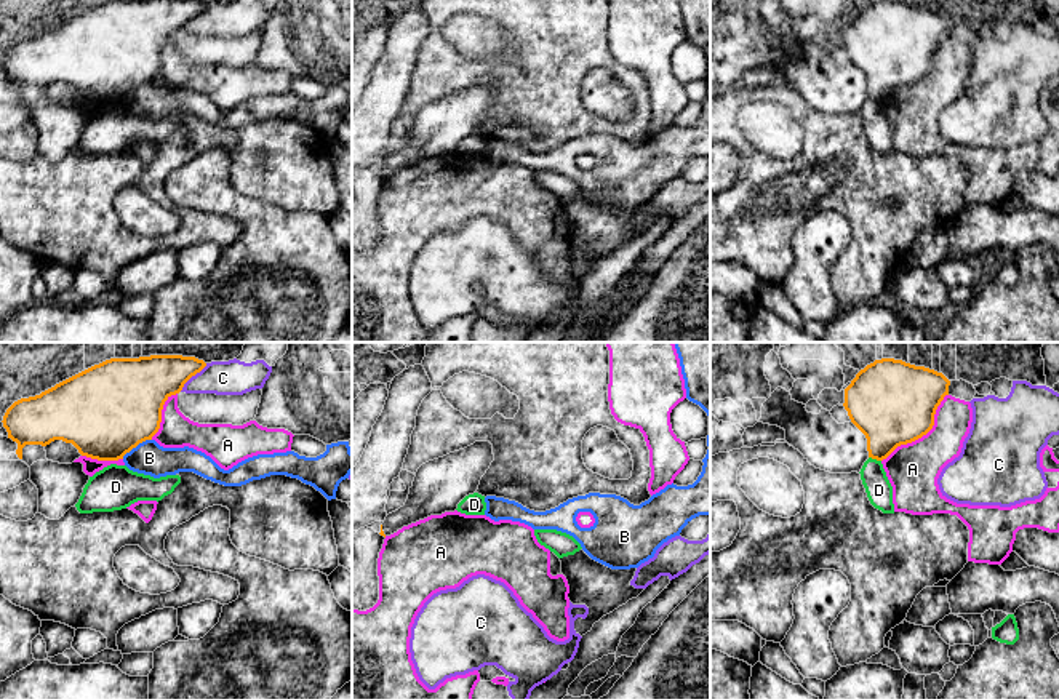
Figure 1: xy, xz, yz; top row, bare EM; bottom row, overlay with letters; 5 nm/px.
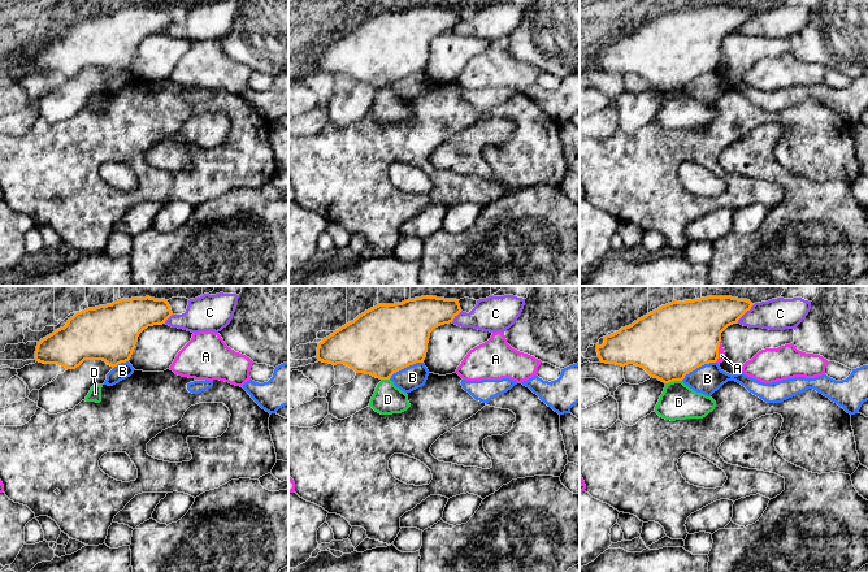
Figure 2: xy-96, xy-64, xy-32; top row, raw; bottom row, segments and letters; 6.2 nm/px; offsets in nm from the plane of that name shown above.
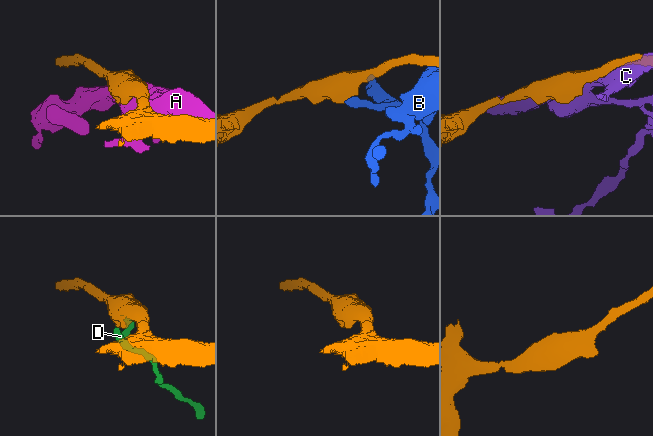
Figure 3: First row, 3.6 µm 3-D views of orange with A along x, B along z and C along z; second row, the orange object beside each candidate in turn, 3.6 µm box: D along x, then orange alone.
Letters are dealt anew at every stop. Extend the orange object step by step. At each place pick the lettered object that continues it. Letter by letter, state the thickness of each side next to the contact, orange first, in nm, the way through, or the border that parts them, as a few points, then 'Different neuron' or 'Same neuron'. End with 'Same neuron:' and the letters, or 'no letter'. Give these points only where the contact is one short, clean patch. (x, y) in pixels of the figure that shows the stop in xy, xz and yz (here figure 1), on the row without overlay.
A: Thickness 420 nm (orange) against 260 nm. Different neuron
B: Thickness 460 nm (orange) against 170 nm. Different neuron
C: Thickness 280 nm (orange) against 180 nm. Different neuron
D: Thickness 360 nm (orange) against 130 nm. Boundary: yz (869, 98), (880, 103). Different neuron
Same neuron: no letter

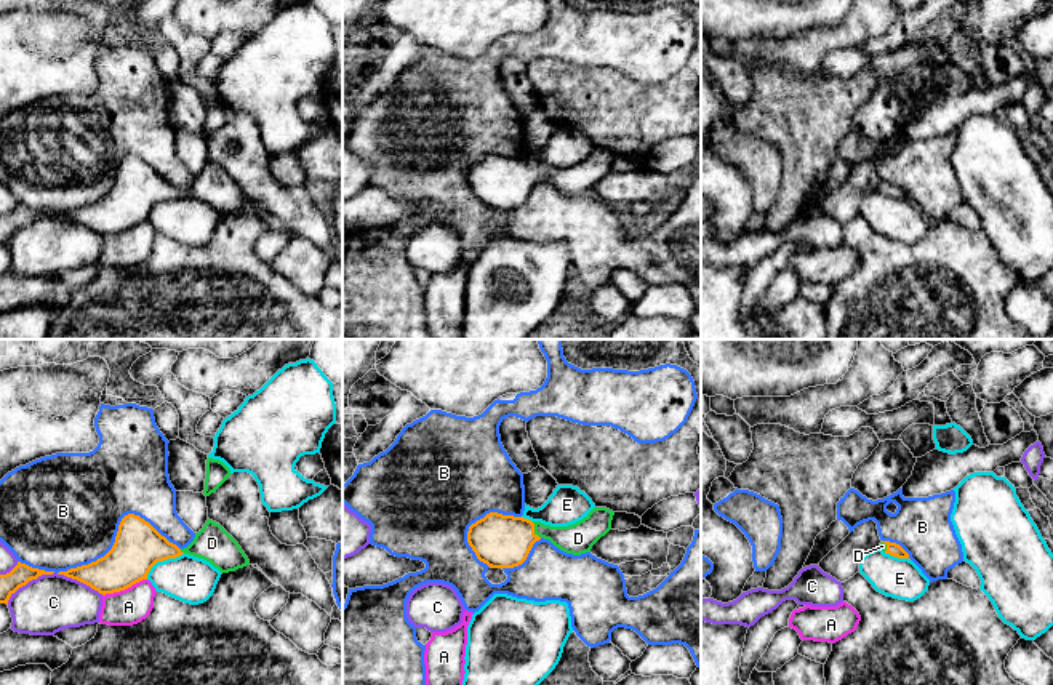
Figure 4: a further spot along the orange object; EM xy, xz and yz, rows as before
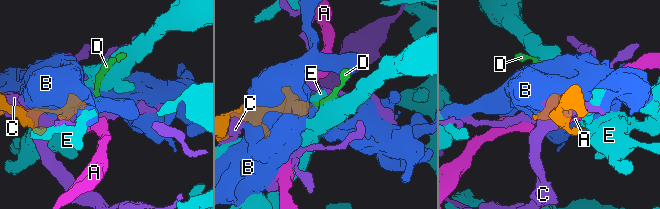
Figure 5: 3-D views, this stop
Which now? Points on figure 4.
A: Thickness 240 nm (orange) against 180 nm. Boundary: xy (146, 220), (103, 237). Different neuron
B: Thickness 240 nm (orange) against 500 nm. Different neuron
C: Thickness 100 nm (orange) against 280 nm. Different neuron
D: Thickness 280 nm (orange) against 160 nm. Path across: xz (501, 183), (533, 172), (578, 180). Same neuron
E: Thickness 240 nm (orange) against 240 nm. Boundary: xy (183, 194), (159, 202), (146, 220). Different neuron
Same neuron: D

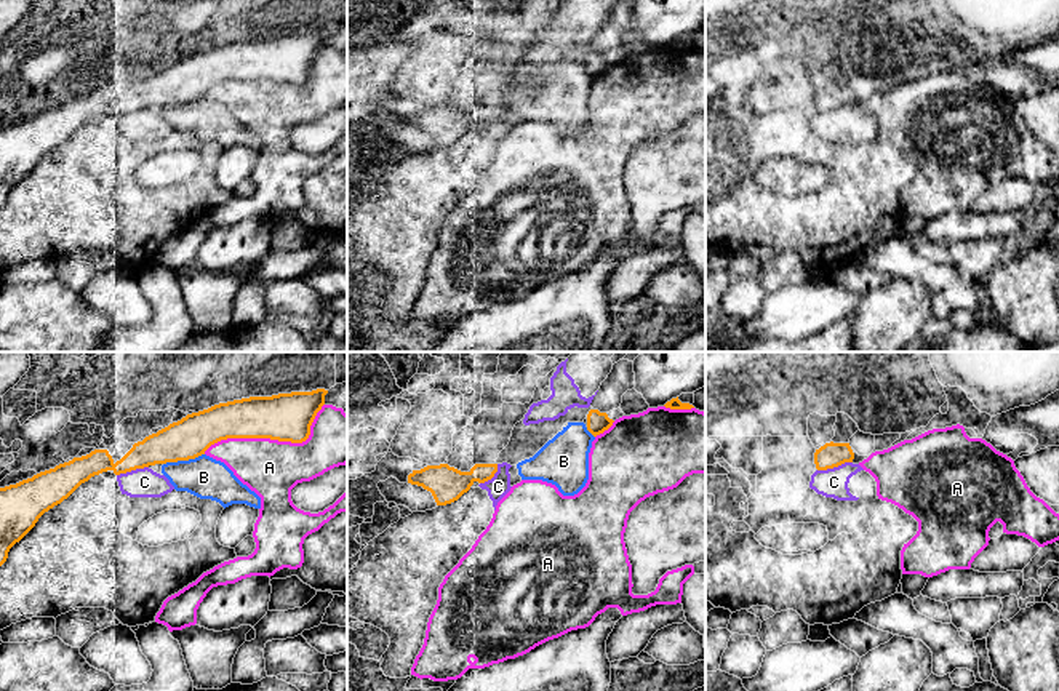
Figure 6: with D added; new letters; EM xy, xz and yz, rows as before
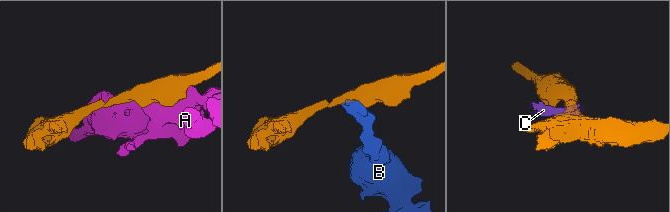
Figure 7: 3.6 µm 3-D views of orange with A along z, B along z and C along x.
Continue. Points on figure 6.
A: Thickness 240 nm (orange) against 280 nm. Different neuron
B: Thickness 200 nm (orange) against 200 nm. Boundary: xy (203, 95), (163, 106). Different neuron
C: Thickness 130 nm (orange) against 140 nm. Different neuron
Same neuron: no letter

